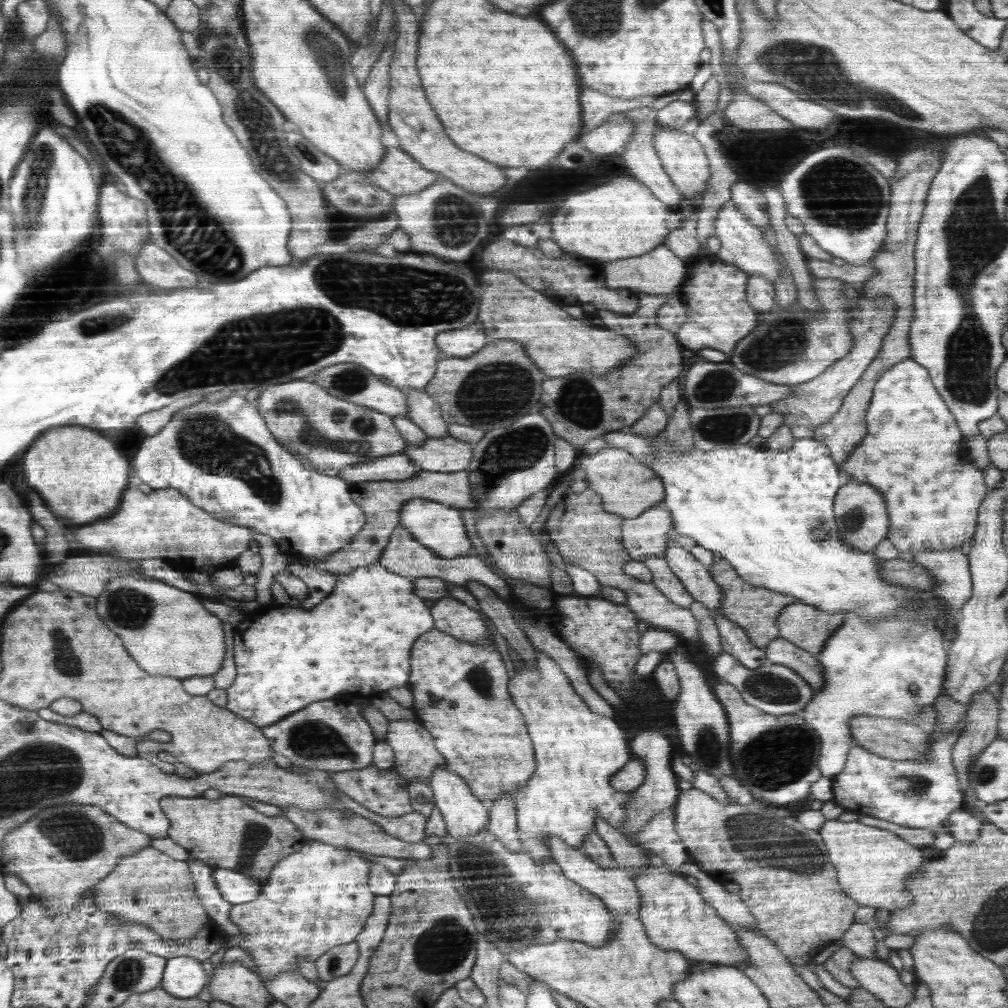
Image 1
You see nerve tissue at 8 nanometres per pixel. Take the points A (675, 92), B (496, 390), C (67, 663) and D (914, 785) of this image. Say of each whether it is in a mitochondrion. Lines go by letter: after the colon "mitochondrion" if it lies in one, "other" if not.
A: other
B: mitochondrion
C: mitochondrion
D: mitochondrion

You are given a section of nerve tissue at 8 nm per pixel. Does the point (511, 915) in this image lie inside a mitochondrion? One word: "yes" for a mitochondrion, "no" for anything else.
yes

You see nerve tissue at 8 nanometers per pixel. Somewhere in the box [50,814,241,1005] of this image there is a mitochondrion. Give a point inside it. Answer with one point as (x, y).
(130, 970)

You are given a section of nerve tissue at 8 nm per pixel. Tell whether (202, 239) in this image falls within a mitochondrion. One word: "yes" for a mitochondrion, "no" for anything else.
yes

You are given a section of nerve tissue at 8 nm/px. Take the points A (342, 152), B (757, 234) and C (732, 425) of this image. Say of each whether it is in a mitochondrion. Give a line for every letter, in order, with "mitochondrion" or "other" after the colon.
A: other
B: other
C: mitochondrion

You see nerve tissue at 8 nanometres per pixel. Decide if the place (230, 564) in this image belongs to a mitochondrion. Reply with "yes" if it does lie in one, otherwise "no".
no

